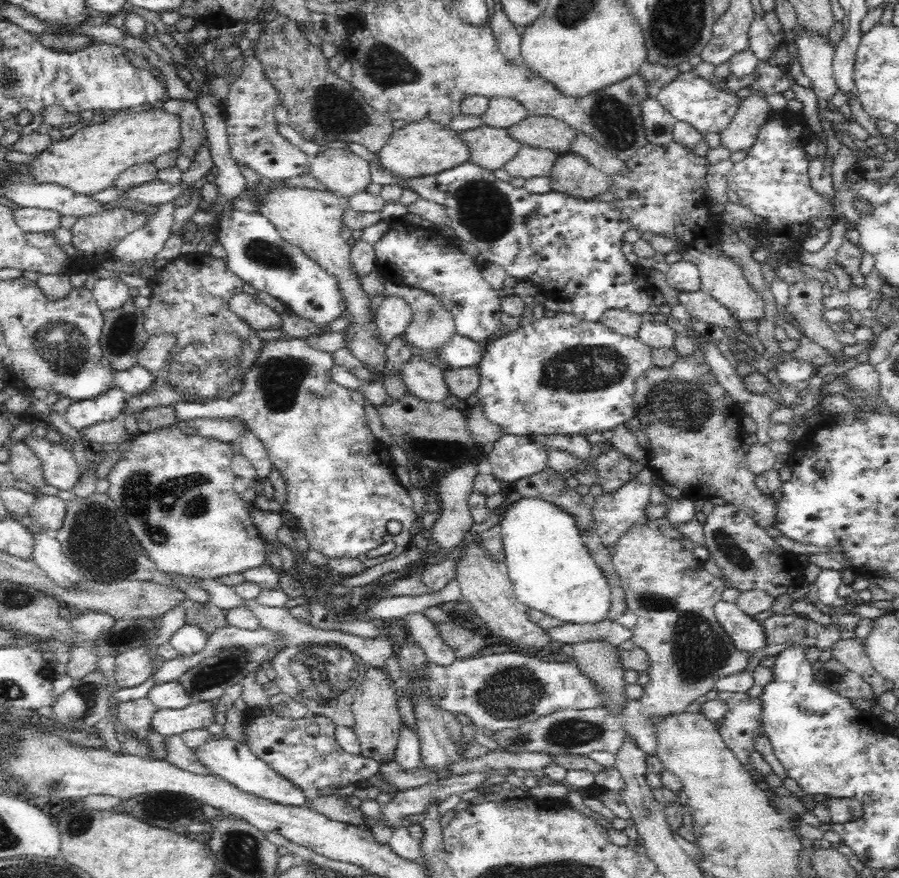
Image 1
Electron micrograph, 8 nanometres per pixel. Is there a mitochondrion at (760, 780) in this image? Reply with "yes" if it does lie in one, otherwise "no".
no

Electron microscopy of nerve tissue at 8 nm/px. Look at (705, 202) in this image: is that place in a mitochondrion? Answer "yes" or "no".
no

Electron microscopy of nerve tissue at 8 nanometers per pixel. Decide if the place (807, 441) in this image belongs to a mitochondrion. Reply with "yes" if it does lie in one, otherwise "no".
no

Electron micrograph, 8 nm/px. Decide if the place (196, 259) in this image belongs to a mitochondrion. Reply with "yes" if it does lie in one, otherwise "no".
no

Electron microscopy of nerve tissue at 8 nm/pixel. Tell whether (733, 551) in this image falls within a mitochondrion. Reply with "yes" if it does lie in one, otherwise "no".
yes

